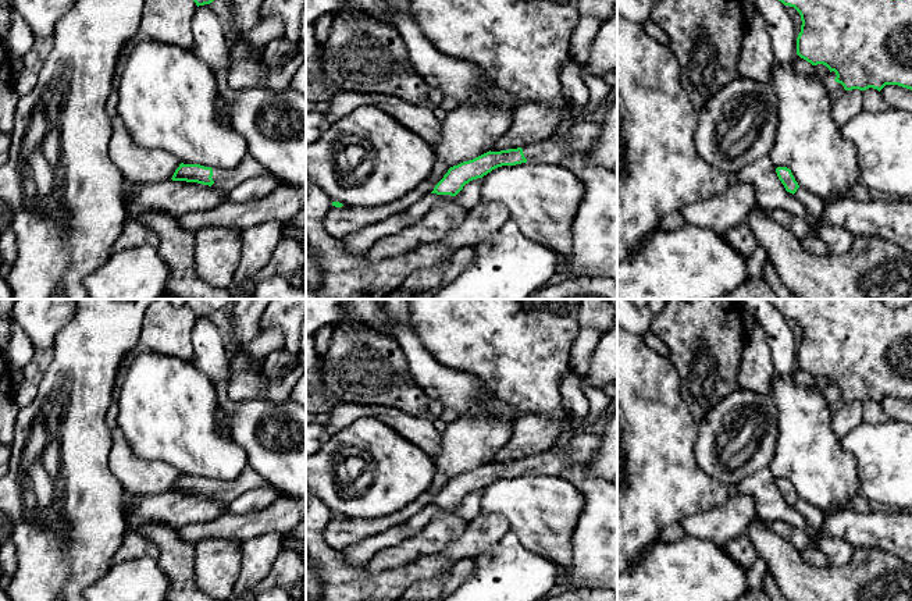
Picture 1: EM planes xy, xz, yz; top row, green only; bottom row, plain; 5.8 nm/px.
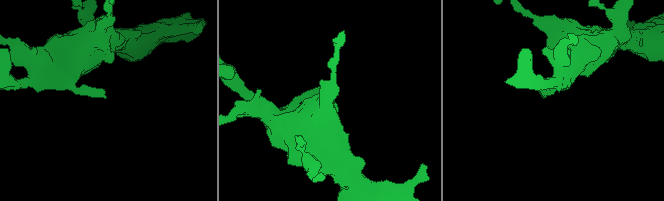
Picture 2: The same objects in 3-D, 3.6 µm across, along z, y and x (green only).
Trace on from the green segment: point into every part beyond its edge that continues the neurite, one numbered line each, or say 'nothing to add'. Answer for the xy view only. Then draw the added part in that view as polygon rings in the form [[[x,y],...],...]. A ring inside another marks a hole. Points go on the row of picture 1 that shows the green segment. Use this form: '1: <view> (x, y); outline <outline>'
1: xy (225, 180); outline [[[246,154],[234,168],[213,168],[213,186],[228,196],[228,193],[243,181],[267,173],[260,163]]]

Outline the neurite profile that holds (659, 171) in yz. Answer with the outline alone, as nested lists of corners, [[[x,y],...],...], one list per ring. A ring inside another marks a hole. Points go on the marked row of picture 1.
[[[617,14],[617,259],[623,260],[630,257],[642,242],[655,231],[660,230],[660,221],[669,213],[680,210],[694,202],[701,202],[713,198],[724,192],[728,188],[730,178],[719,168],[703,161],[695,150],[692,136],[698,122],[698,111],[692,107],[692,103],[683,89],[680,82],[680,68],[674,53],[670,47],[659,43],[651,38],[644,26],[637,22],[631,22]]]

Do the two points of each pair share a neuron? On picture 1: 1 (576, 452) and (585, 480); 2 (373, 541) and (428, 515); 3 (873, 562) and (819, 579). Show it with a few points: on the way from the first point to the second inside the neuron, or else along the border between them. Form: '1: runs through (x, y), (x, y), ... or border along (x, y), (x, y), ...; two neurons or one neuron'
1: border along (584, 462), (572, 462), (558, 475); two neurons
2: runs through (387, 539), (414, 525); one neuron
3: runs through (859, 576), (857, 579), (833, 579); one neuron

